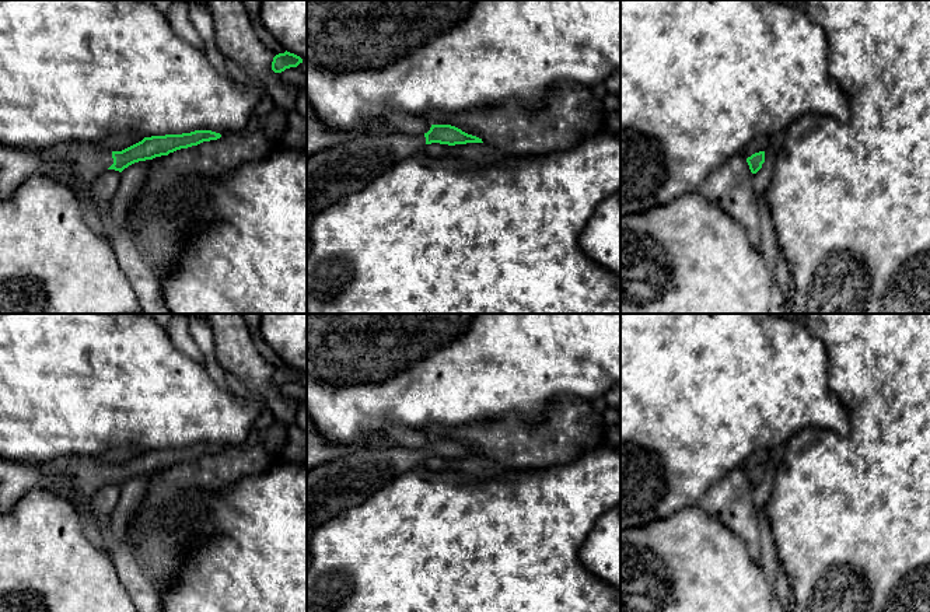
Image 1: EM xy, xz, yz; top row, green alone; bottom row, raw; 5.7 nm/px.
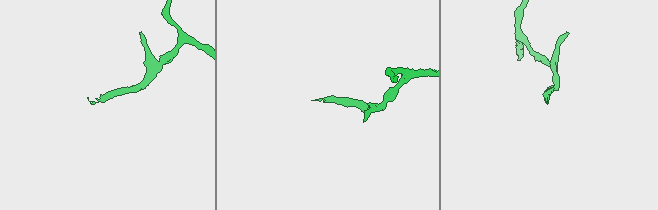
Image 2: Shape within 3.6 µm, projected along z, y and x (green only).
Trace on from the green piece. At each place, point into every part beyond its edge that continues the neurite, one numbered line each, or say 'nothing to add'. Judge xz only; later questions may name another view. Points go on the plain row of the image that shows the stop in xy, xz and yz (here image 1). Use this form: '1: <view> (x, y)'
1: xz (332, 488)

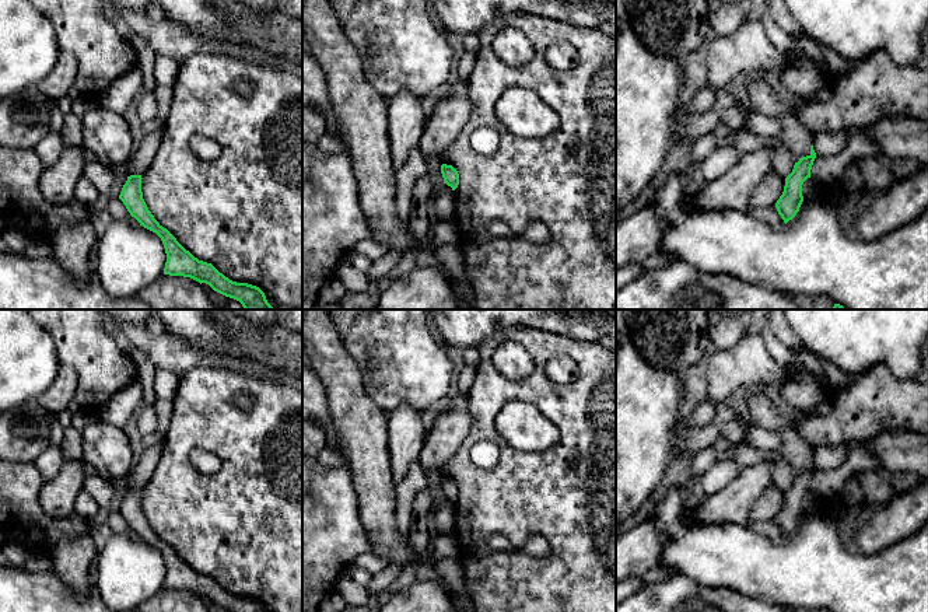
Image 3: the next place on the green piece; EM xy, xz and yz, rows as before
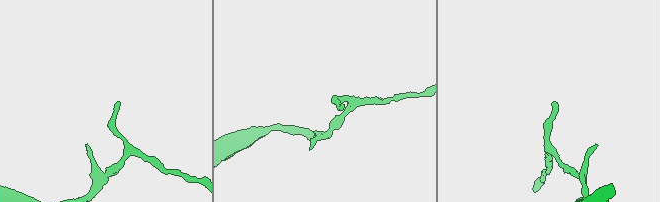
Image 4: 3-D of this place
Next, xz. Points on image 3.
nothing to add

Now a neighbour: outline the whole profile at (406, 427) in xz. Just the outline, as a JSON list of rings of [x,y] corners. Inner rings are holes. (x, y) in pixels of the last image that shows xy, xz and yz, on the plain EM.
[[[407,403],[386,413],[389,454],[395,486],[399,486],[407,475],[410,464],[419,459],[426,443],[426,413],[421,413]]]

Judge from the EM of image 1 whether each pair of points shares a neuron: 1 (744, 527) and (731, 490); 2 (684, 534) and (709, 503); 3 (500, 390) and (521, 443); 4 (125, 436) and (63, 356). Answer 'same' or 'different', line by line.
1: same
2: different
3: different
4: same

